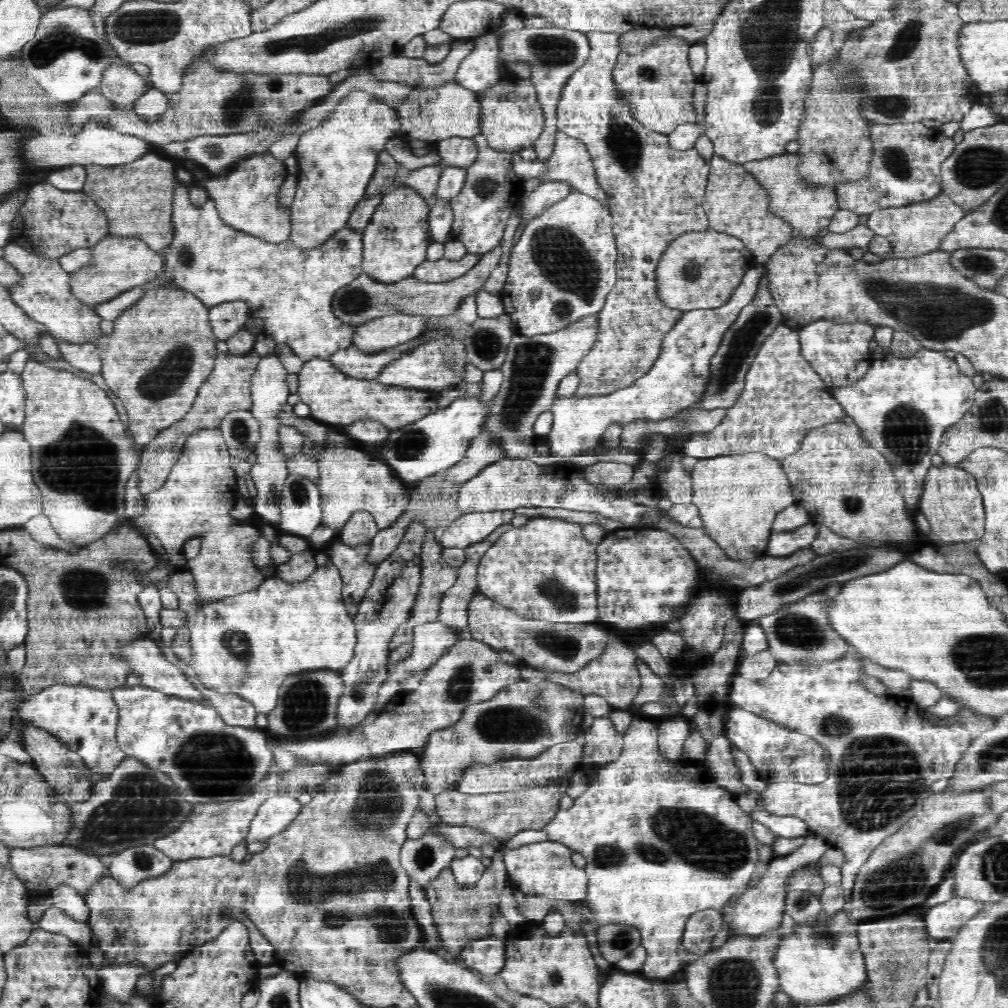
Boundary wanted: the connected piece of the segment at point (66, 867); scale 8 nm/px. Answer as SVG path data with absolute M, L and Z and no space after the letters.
M62 844L13 847L12 867L14 867L14 873L24 881L27 892L29 892L28 898L39 897L52 885L58 883L76 886L82 895L85 896L85 893L104 873L102 861L84 856L80 852Z

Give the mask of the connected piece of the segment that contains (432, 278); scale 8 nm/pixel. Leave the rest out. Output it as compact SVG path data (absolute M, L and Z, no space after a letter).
M468 254L460 260L447 260L443 257L436 261L425 261L413 271L412 277L429 283L449 281L471 270L480 260L480 256L482 255Z

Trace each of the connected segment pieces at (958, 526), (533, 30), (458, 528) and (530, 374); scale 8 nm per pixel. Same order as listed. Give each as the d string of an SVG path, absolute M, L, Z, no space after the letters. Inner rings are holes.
M946 463L930 469L918 510L926 515L934 536L944 544L977 542L985 532L986 507L975 475Z
M546 24L544 27L524 27L522 30L510 32L504 38L499 39L499 58L503 60L520 58L532 63L534 72L532 72L532 81L535 82L538 89L540 103L547 114L546 128L536 139L533 147L537 157L537 166L546 165L552 156L555 145L555 134L558 132L555 125L556 101L563 84L567 78L578 70L587 60L591 51L591 42L587 33L580 31L561 29Z
M493 510L460 515L444 529L439 541L446 548L465 549L473 542L480 542L502 524L511 523L514 514L513 510Z
M598 311L583 316L580 320L573 322L571 326L568 326L565 330L560 330L558 333L534 337L524 337L516 333L510 346L508 346L506 362L501 366L503 376L501 387L496 391L495 397L486 404L477 436L485 437L485 440L491 442L504 458L523 460L539 465L554 464L553 457L543 457L536 452L536 442L540 439L538 432L534 430L536 420L540 414L552 410L554 402L558 398L558 390L560 390L560 384L562 384L564 376L578 369L585 354L588 354L588 351L595 345L600 332L600 311Z

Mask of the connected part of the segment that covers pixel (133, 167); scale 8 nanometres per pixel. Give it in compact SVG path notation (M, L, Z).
M146 153L118 166L85 166L87 180L82 188L104 210L109 233L142 238L154 250L165 249L173 240L172 185L176 169L168 158Z

